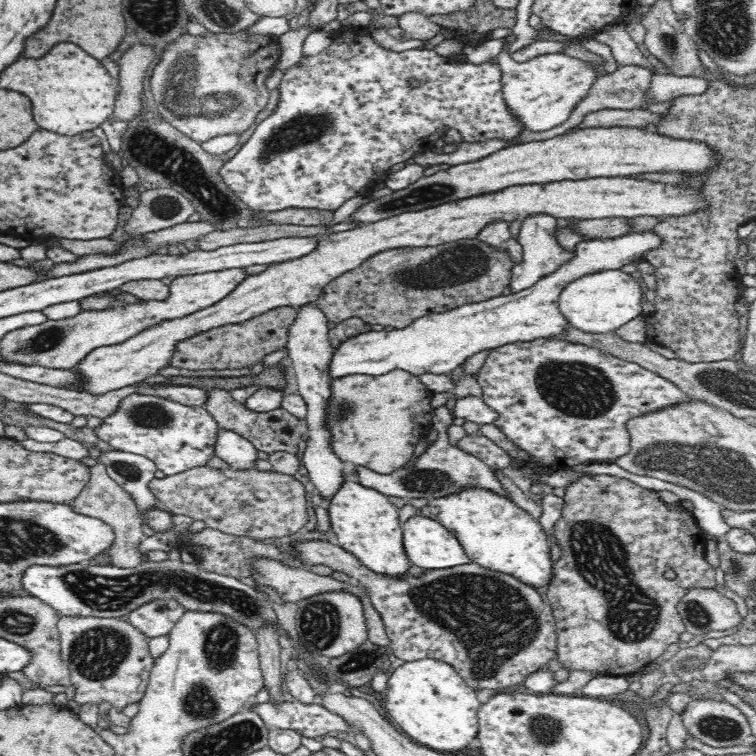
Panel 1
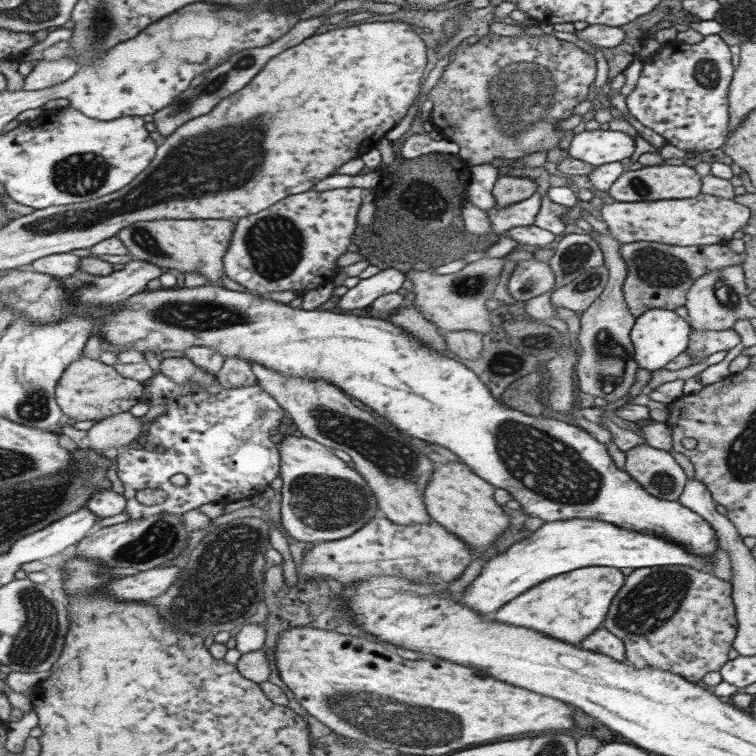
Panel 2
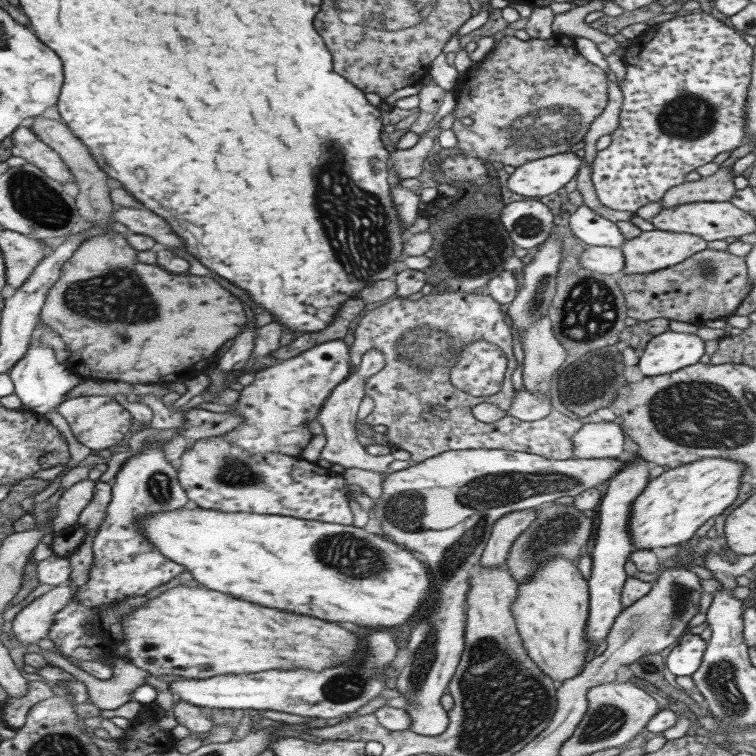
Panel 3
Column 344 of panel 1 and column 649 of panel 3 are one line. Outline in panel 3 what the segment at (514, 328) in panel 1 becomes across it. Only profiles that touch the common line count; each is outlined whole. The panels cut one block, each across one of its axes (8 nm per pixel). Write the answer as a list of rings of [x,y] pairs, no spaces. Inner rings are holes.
[[[671,330],[657,334],[645,344],[637,364],[644,376],[667,375],[681,368],[696,364],[704,356],[704,341],[696,333],[674,332]]]

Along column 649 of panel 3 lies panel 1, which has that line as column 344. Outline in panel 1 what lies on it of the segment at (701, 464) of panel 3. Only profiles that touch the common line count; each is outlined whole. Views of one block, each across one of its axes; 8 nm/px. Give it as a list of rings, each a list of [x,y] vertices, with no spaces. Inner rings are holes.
[[[355,478],[344,480],[338,492],[332,494],[328,515],[339,546],[369,568],[371,572],[388,577],[409,576],[411,562],[404,549],[403,529],[398,510],[385,494],[362,486]]]

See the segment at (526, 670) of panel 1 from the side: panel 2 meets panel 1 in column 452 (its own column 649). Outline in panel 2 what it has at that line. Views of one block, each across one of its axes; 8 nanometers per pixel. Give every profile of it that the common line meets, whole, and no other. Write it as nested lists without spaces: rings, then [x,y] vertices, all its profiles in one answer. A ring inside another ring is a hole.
[[[668,565],[659,567],[644,567],[634,569],[630,576],[626,576],[626,582],[621,590],[613,598],[610,610],[604,619],[602,627],[608,629],[612,634],[620,637],[620,640],[624,641],[625,645],[625,661],[631,664],[634,668],[661,668],[668,672],[674,672],[683,676],[686,680],[690,680],[694,683],[698,682],[708,672],[719,672],[719,670],[730,661],[728,654],[730,649],[733,648],[733,640],[737,633],[737,620],[736,620],[735,604],[732,598],[732,584],[724,582],[720,578],[716,578],[712,572],[700,571],[689,566],[680,565]]]

